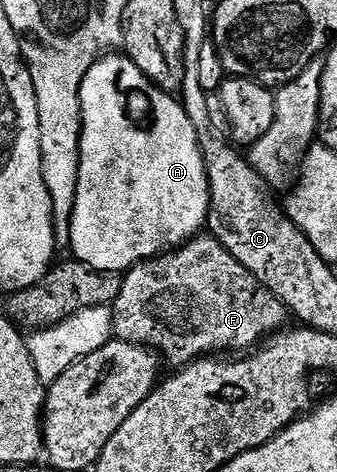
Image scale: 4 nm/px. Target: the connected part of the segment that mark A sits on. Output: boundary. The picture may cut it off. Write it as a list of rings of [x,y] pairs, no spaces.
[[[105,54],[94,62],[94,66],[90,66],[82,82],[80,113],[82,124],[80,125],[78,190],[74,198],[72,220],[68,223],[67,238],[67,243],[72,244],[71,255],[99,272],[123,274],[135,264],[141,264],[144,260],[153,260],[158,255],[187,244],[192,237],[201,235],[202,229],[208,222],[212,199],[208,189],[208,171],[204,165],[204,152],[200,149],[200,139],[194,130],[194,122],[190,122],[183,103],[173,93],[163,92],[158,85],[152,84],[150,78],[146,78],[146,74],[142,74],[142,70],[138,70],[138,66],[134,66],[134,62],[129,60],[127,55]]]

